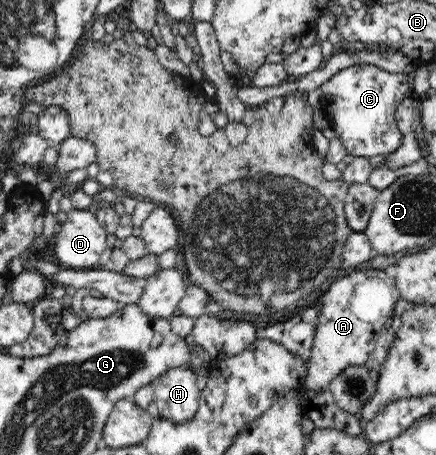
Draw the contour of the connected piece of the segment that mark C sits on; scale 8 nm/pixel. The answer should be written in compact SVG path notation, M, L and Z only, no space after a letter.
M354 64L345 67L321 85L323 91L324 111L330 111L331 123L344 147L354 156L374 157L374 155L389 155L398 149L405 138L400 133L395 122L395 113L402 100L412 93L412 75L384 71L374 64Z

